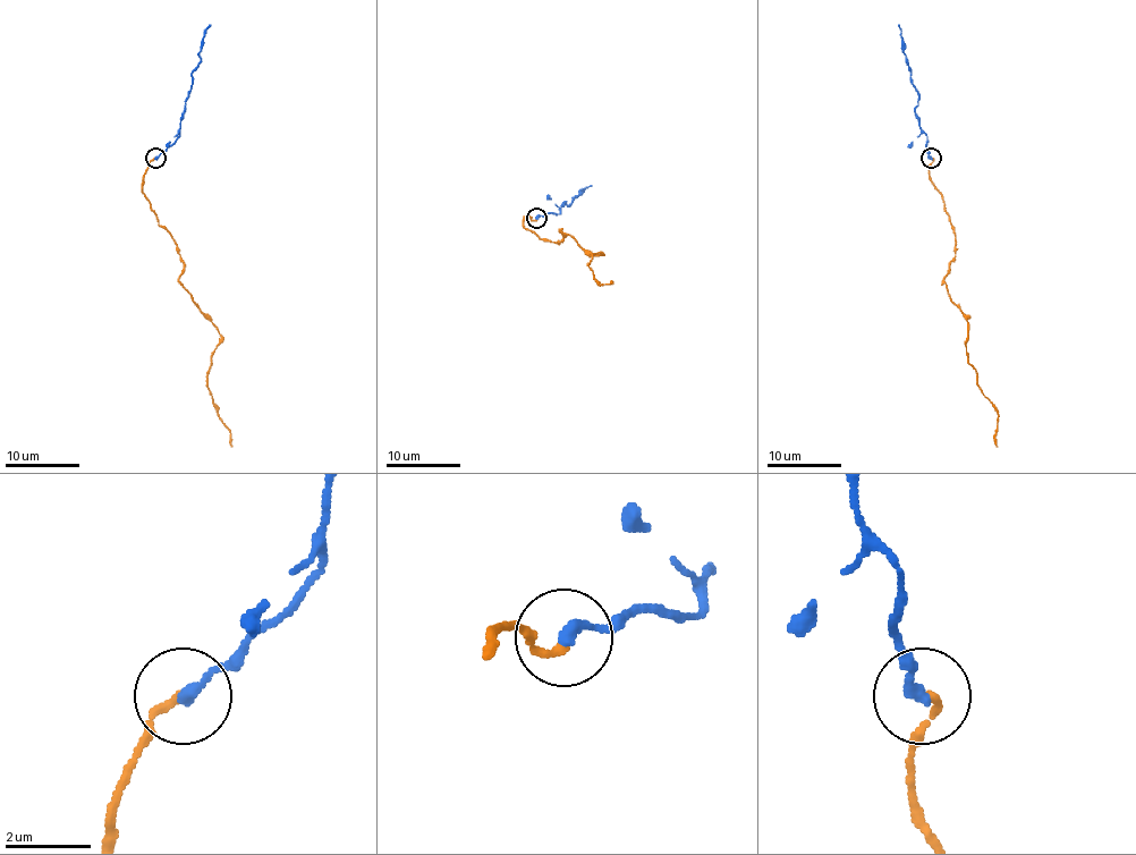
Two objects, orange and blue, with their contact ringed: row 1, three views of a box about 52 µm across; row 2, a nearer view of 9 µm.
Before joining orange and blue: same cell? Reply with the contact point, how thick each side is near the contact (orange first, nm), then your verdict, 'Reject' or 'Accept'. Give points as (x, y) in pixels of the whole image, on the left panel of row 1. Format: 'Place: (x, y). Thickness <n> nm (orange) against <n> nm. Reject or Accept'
Place: (155, 158). Thickness 180 nm (orange) against 280 nm. Accept

